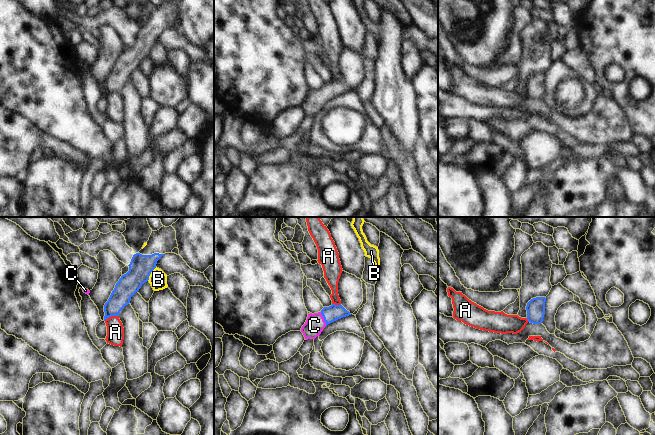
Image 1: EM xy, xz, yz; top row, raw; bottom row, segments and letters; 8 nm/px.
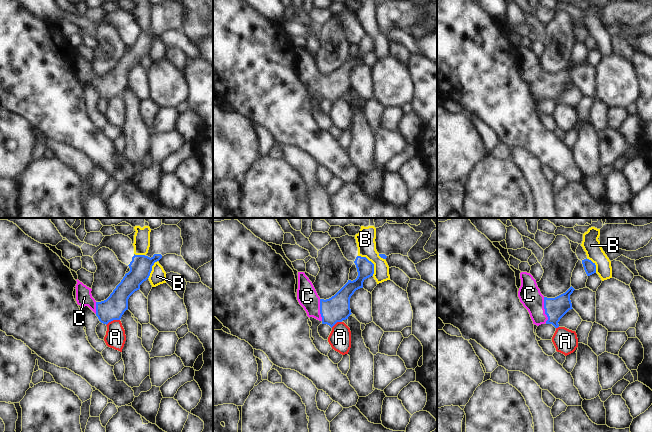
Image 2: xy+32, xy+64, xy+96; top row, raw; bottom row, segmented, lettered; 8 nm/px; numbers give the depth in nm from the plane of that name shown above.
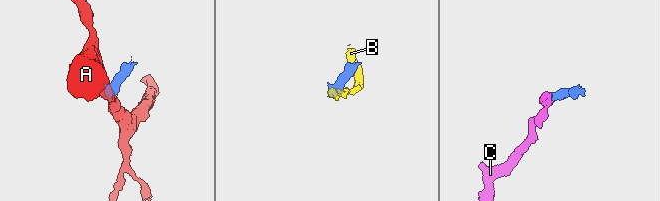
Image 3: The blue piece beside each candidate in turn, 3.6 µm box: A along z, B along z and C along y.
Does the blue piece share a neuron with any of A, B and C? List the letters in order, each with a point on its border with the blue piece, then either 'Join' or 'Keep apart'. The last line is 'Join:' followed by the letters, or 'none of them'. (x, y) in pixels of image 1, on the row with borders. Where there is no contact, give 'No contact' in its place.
A: Touches blue at xy (111, 315). Keep apart
B: Touches blue at xy (150, 273). Keep apart
C: Touches blue at xz (324, 319). Join
Join: C.

